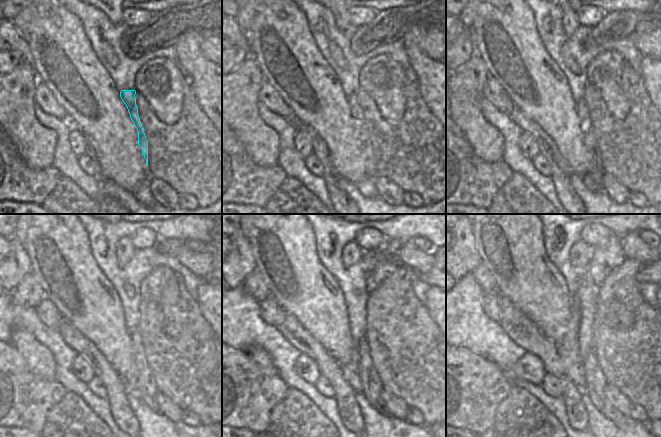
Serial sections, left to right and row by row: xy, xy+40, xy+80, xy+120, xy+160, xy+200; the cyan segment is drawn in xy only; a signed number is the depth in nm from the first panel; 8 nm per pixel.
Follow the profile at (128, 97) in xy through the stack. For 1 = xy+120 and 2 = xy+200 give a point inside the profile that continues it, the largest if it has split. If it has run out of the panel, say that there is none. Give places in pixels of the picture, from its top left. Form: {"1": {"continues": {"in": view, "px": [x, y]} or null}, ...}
{"1": {"continues": {"in": "xy+120", "px": [146, 388]}}, "2": {"continues": {"in": "xy+200", "px": [595, 381]}}}

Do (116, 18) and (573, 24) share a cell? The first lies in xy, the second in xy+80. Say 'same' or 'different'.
same

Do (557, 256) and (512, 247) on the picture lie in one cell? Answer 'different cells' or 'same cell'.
different cells

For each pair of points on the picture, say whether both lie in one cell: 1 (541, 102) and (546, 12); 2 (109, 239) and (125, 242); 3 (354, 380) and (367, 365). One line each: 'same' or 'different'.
1: different
2: different
3: different

